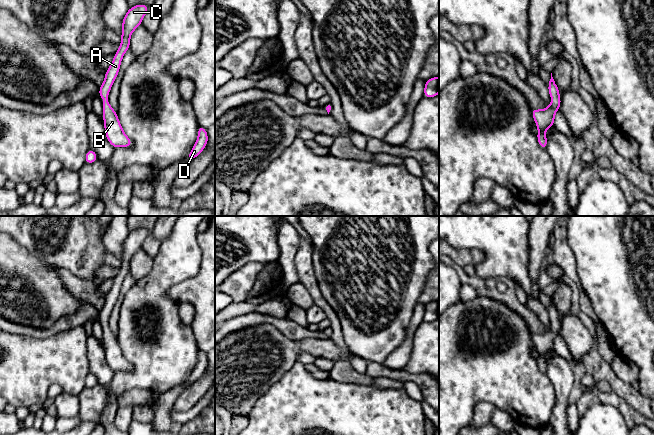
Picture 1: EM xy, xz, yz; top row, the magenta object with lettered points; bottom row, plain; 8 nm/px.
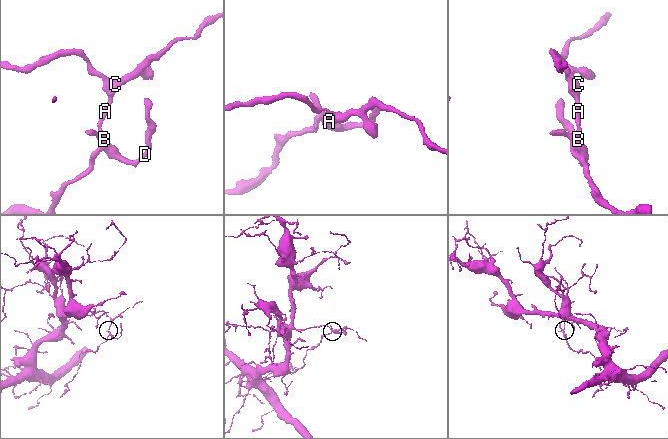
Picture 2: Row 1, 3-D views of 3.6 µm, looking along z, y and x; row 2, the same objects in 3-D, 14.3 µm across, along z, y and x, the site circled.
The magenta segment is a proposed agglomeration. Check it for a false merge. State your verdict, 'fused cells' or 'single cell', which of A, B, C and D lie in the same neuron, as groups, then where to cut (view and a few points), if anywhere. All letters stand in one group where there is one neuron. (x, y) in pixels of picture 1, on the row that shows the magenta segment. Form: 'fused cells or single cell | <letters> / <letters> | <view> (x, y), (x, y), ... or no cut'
single cell | A B C D | no cut

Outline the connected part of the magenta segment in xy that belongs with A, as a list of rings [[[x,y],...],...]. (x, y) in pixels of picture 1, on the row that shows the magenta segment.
[[[139,4],[129,8],[122,22],[121,45],[118,51],[113,55],[114,60],[111,66],[106,70],[104,82],[99,88],[98,95],[104,99],[103,118],[106,137],[109,143],[115,148],[130,147],[133,142],[125,135],[118,120],[117,113],[112,109],[107,97],[118,75],[123,55],[130,48],[130,36],[132,32],[141,25],[141,21],[148,10],[149,7],[146,4]]]

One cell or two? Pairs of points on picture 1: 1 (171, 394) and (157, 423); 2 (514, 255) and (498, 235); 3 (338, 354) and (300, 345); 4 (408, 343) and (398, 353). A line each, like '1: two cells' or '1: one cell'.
1: one cell
2: one cell
3: one cell
4: one cell

